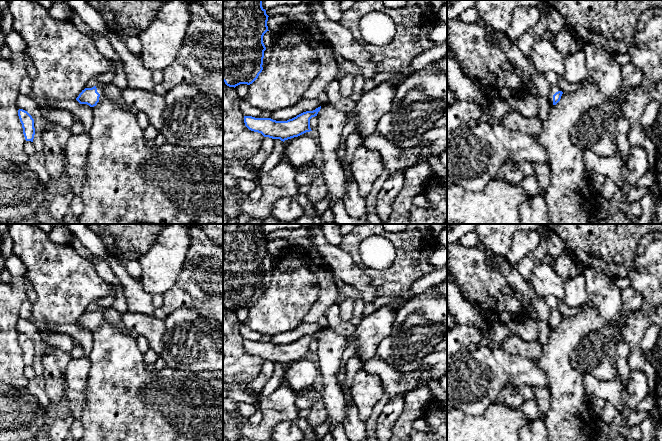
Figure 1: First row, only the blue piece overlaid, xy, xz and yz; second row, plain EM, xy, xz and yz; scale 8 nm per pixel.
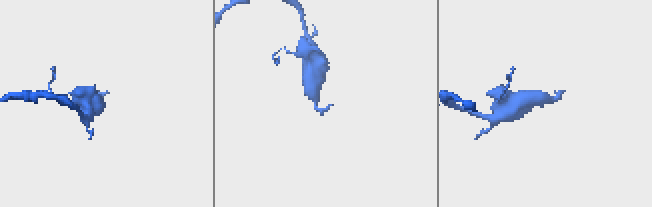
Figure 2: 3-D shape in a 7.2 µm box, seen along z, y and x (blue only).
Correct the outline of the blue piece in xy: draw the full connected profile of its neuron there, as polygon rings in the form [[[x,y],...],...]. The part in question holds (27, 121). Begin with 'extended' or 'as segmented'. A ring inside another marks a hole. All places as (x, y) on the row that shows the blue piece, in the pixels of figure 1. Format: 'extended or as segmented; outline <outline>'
as segmented; outline [[[23,109],[18,110],[18,116],[22,124],[25,140],[33,142],[35,135],[34,119],[27,111]]]

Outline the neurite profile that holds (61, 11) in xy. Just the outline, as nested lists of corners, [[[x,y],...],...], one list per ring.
[[[54,3],[48,9],[48,13],[51,18],[57,20],[70,20],[75,17],[75,14],[70,5],[66,3]]]

